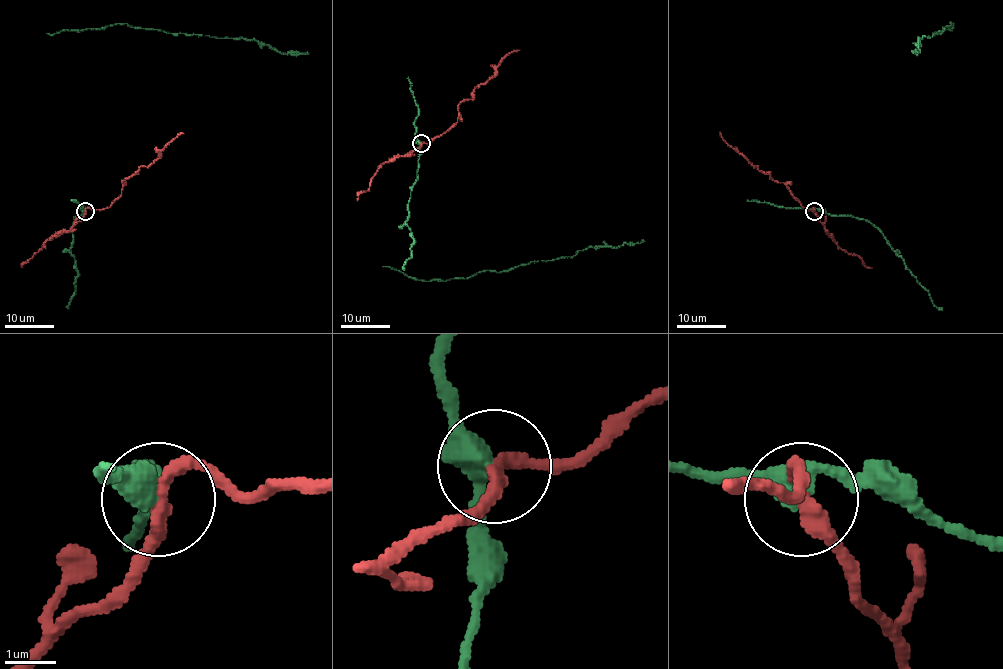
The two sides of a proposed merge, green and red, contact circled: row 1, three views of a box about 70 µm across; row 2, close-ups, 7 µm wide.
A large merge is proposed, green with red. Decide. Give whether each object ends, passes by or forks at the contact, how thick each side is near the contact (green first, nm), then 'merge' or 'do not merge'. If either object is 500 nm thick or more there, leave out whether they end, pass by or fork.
green passes by; red passes by; calibres 400 and 280 nm; do not merge

